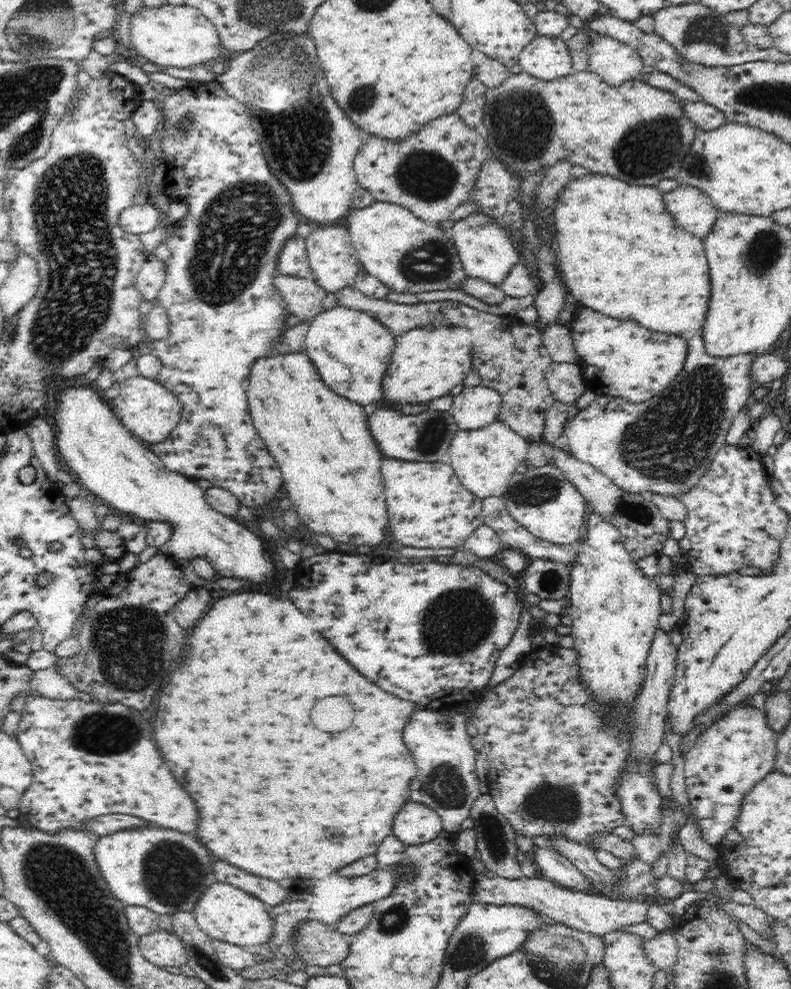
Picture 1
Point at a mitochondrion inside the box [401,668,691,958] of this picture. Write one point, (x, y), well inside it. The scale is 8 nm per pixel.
(551, 804)

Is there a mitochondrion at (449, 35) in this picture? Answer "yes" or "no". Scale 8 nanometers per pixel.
no

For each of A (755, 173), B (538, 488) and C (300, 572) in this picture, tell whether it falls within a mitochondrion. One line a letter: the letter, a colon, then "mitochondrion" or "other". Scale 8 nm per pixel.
A: other
B: mitochondrion
C: other

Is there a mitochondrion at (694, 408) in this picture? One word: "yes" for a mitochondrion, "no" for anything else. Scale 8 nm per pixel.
yes

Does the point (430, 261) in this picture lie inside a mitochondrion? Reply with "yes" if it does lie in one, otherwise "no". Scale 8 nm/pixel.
yes

